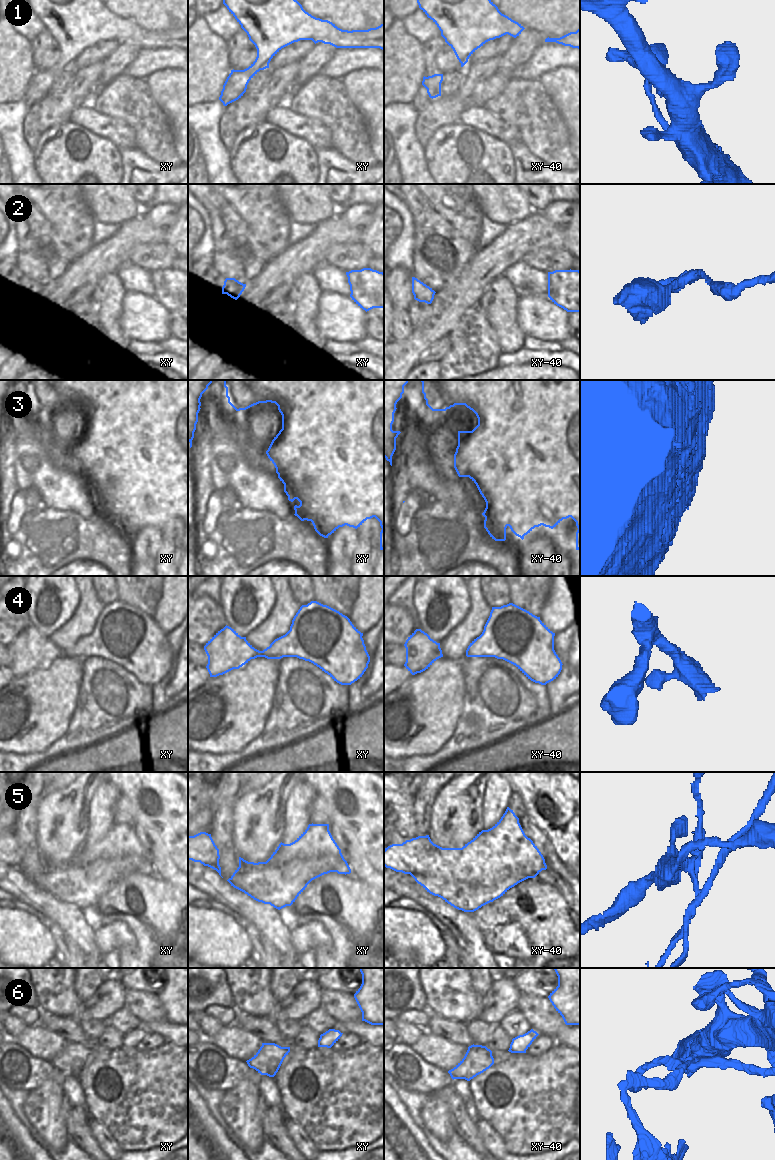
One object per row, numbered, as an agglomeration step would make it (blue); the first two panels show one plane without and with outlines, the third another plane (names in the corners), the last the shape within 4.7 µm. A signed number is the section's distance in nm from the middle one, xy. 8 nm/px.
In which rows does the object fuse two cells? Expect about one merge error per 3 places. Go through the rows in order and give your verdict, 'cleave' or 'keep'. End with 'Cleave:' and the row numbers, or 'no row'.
1: keep
2: keep
3: keep
4: keep
5: cleave
6: cleave
Cleave: 5, 6

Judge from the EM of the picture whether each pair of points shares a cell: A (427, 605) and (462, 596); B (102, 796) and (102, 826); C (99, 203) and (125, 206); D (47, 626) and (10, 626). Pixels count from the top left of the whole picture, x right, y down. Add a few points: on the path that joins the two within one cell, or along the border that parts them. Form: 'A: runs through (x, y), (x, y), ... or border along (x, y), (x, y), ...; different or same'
A: runs through (435, 595), (437, 590), (440, 590), (452, 596); same
B: runs through (102, 803), (102, 819); same
C: runs through (105, 203), (119, 206); same
D: border along (28, 617), (30, 624); different

